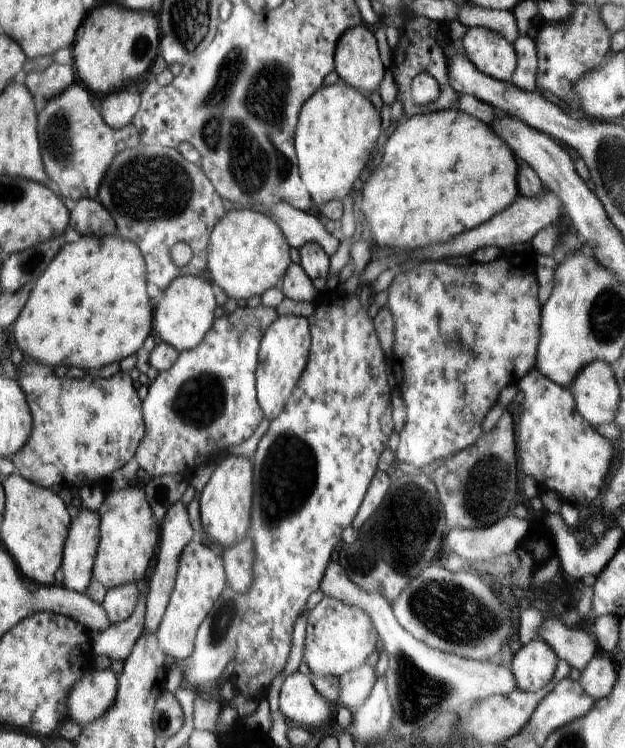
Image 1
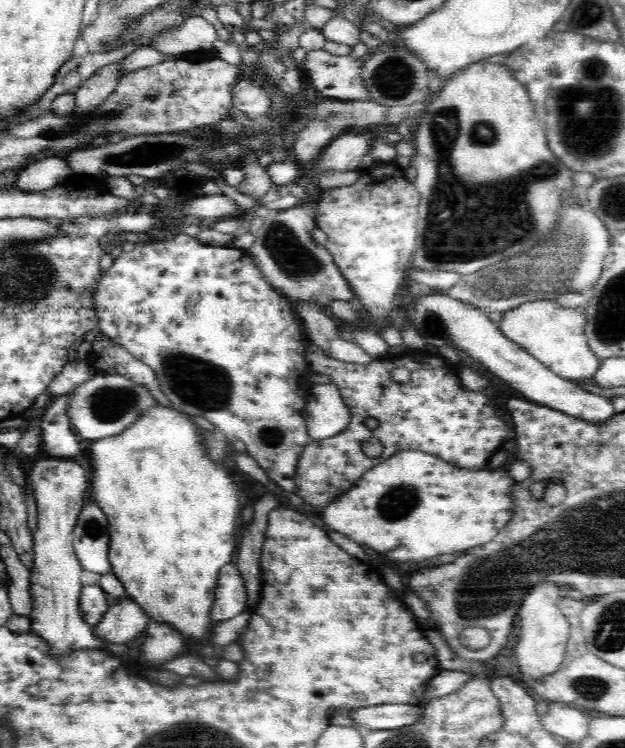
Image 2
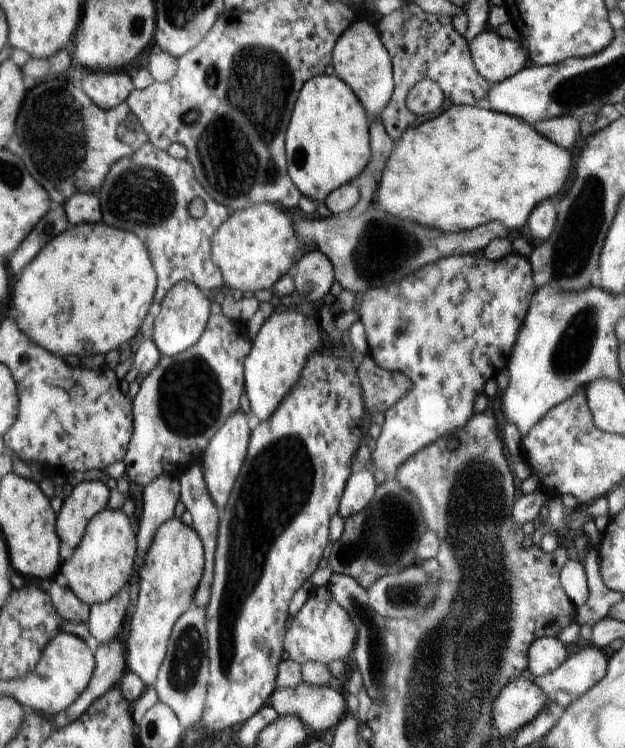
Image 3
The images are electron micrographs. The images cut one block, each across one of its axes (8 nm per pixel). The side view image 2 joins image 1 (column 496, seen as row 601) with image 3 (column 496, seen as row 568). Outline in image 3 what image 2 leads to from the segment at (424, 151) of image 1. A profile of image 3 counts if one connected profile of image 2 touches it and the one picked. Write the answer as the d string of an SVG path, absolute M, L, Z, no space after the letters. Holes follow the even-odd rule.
M452 105L443 114L439 112L428 122L408 128L396 142L384 166L378 183L378 204L384 212L408 218L422 226L431 226L443 232L472 230L480 224L498 220L506 230L517 230L526 224L528 214L536 202L550 198L566 182L570 172L570 154L538 132L528 128L524 120L478 106Z

